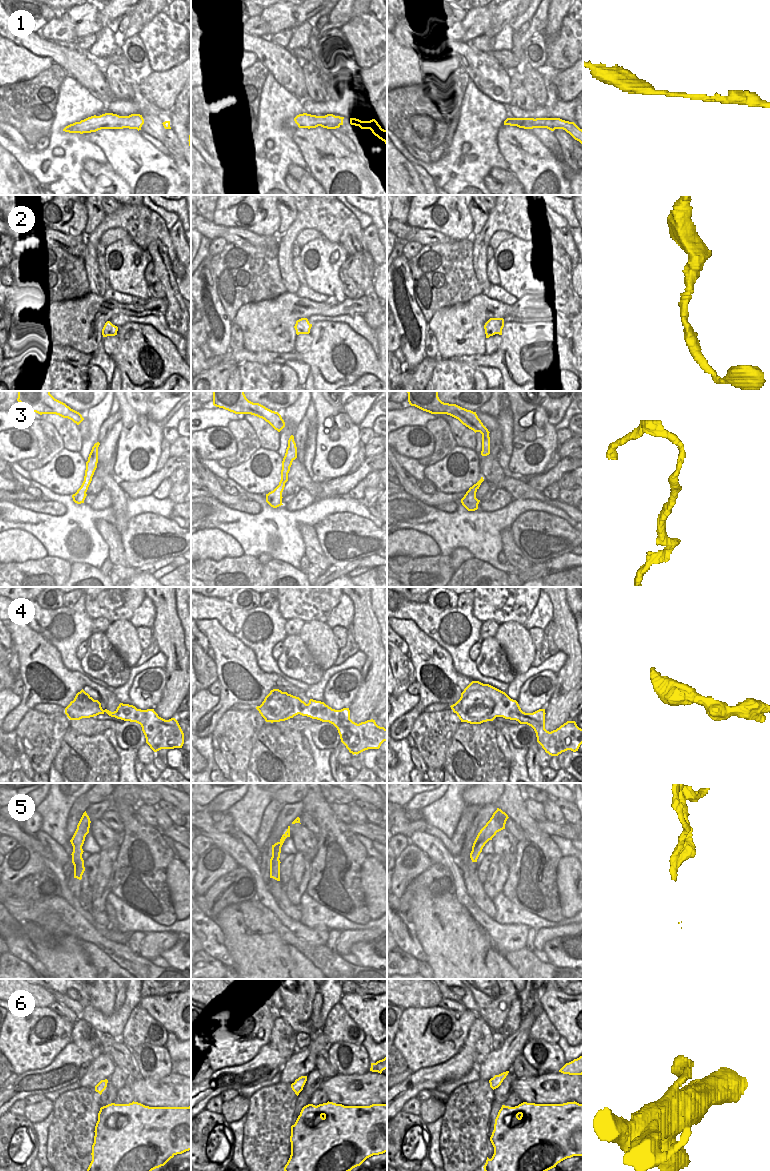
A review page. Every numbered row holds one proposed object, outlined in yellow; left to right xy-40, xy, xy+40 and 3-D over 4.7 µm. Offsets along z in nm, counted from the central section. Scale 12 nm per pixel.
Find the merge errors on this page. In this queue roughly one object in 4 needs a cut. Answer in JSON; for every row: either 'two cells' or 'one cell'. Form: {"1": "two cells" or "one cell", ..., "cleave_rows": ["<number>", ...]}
{"1": "one cell", "2": "one cell", "3": "one cell", "4": "one cell", "5": "two cells", "6": "one cell", "cleave_rows": ["5"]}

